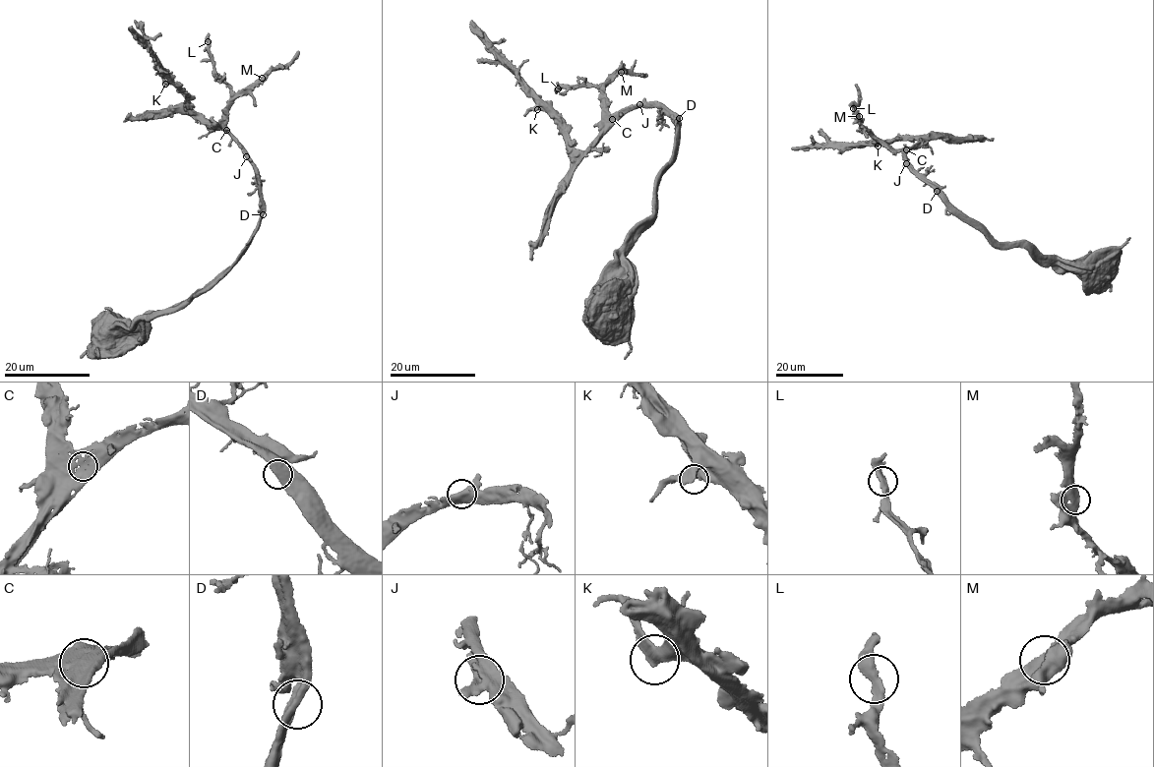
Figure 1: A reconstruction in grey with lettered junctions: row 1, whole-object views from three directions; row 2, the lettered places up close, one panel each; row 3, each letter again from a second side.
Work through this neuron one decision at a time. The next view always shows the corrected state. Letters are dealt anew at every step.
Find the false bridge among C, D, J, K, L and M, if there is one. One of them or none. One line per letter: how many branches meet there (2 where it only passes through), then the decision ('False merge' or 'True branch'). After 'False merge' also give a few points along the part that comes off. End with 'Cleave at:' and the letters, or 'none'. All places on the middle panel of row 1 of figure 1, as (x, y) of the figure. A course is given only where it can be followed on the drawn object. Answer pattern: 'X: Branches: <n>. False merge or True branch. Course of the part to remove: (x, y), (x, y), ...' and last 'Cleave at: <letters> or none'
C: Branches: 2. True branch
D: Branches: 2. True branch
J: Branches: 2. True branch
K: Branches: 2. True branch
L: Branches: 2. True branch
M: Branches: 2. True branch
Cleave at: none

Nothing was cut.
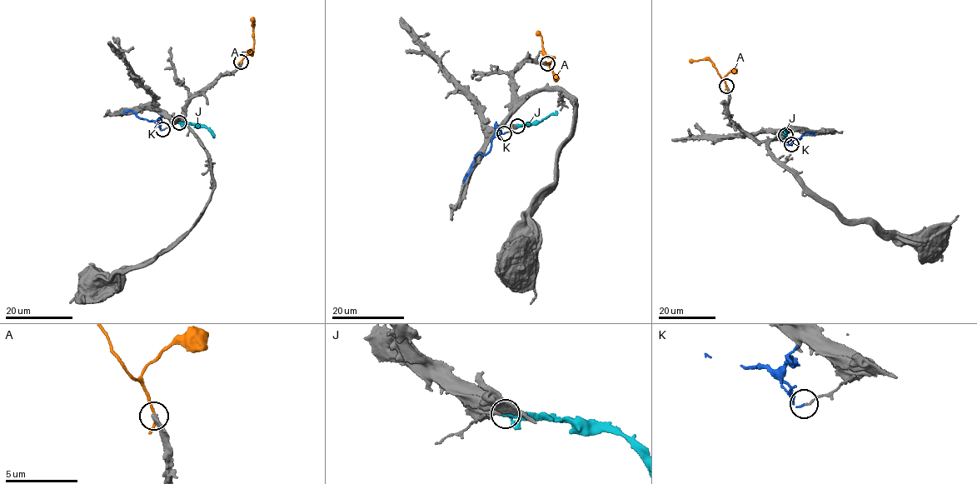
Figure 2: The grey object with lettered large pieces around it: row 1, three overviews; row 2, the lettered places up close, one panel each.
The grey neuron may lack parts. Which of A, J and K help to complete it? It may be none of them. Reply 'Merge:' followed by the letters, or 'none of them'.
Merge: J

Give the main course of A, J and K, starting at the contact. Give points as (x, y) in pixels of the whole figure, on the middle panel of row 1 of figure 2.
A: (547, 63), (554, 57), (548, 57), (544, 53), (541, 37), (536, 32)
J: (517, 126), (530, 126), (557, 114)
K: (505, 133), (500, 132), (492, 137), (490, 149), (486, 154), (479, 153), (474, 157), (463, 182)

